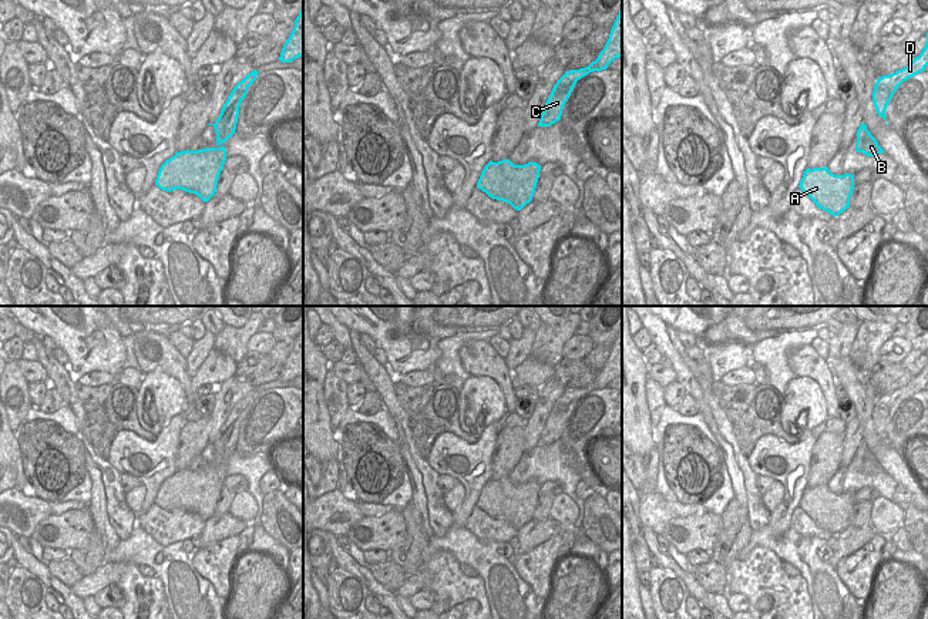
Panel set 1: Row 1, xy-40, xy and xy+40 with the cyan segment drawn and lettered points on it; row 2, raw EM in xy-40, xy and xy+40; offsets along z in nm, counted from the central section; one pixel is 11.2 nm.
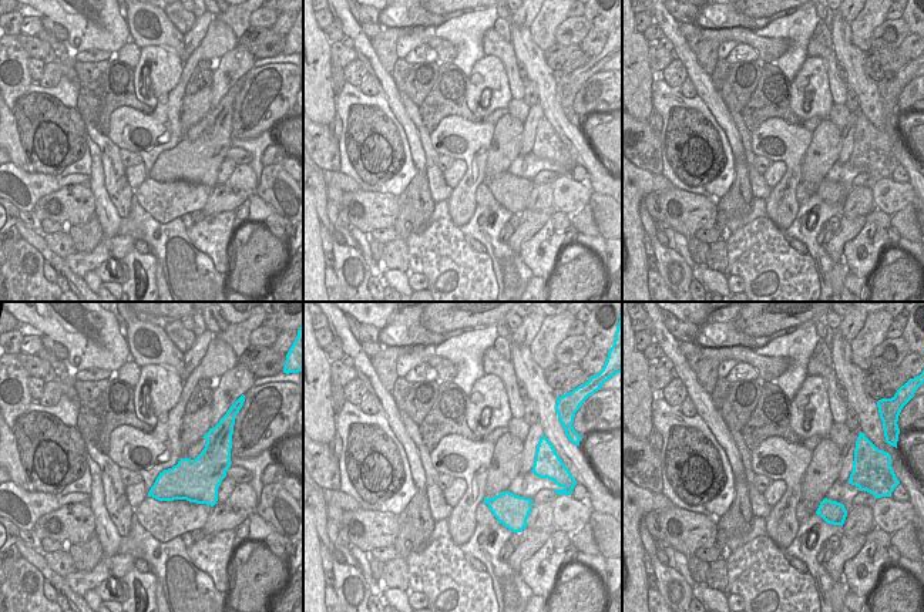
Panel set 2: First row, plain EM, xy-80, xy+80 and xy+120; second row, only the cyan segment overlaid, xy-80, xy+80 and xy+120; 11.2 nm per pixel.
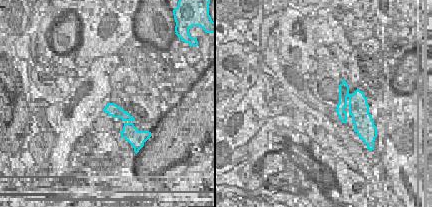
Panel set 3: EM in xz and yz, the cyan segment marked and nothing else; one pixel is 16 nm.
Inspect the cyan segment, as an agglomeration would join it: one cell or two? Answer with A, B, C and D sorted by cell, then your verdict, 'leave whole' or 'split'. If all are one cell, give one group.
A B C D | leave whole

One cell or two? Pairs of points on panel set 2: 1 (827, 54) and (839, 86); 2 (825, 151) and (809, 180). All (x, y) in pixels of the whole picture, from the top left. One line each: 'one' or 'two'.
1: one
2: one

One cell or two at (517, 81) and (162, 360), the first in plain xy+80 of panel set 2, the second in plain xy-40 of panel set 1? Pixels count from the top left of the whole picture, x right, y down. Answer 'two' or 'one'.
one

